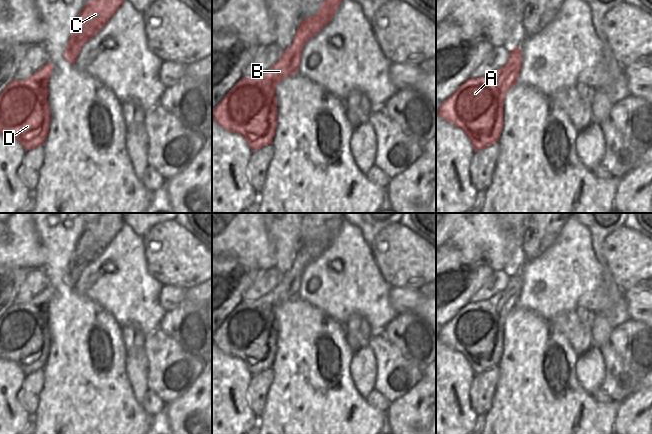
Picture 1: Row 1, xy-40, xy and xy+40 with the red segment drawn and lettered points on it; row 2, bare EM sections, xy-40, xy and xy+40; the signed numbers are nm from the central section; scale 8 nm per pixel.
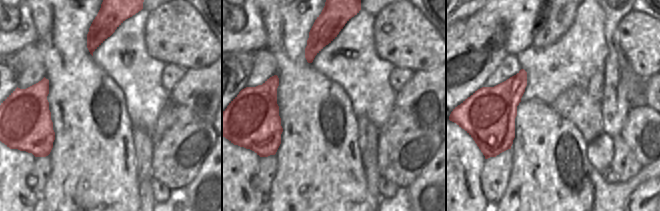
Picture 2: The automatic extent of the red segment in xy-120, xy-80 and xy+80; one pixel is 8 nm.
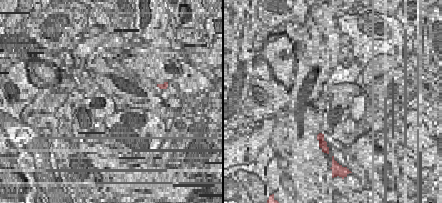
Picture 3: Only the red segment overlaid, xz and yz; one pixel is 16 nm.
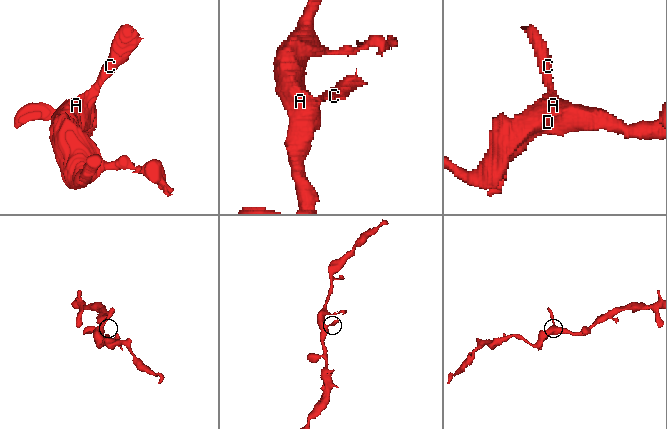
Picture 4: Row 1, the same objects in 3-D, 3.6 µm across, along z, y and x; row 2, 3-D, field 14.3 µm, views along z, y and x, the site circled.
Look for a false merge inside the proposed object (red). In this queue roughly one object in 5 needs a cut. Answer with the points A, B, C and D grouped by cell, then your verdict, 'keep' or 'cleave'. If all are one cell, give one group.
groups A B C D; keep

